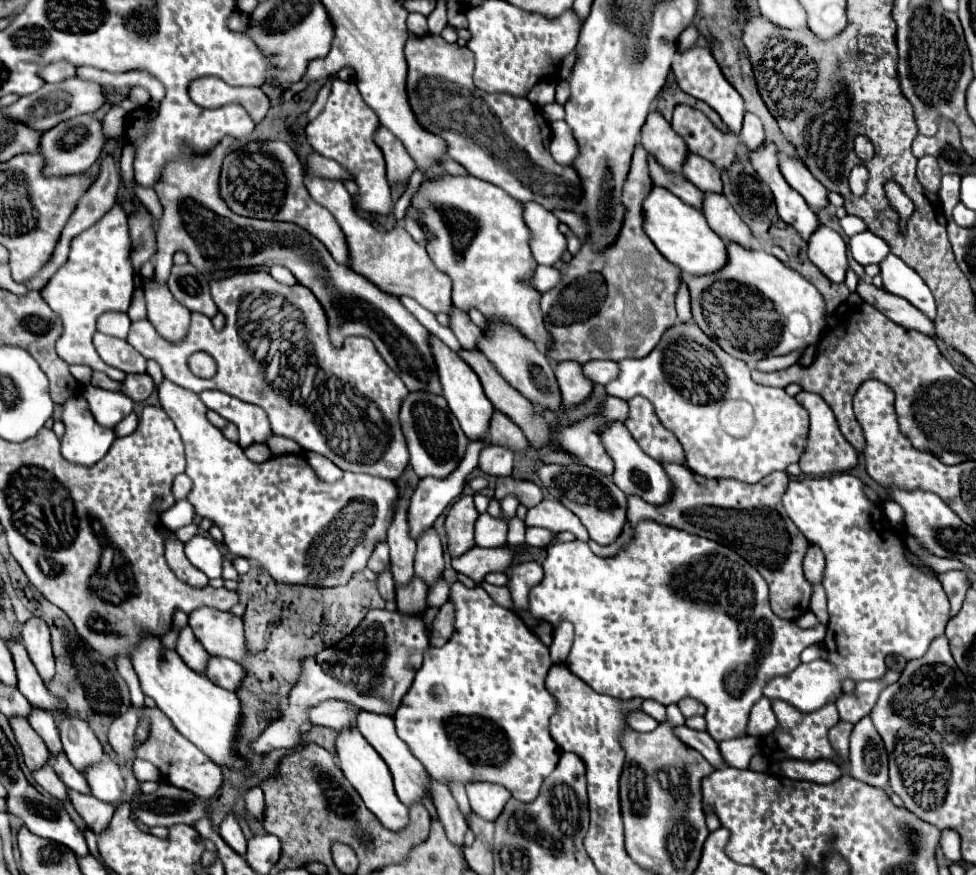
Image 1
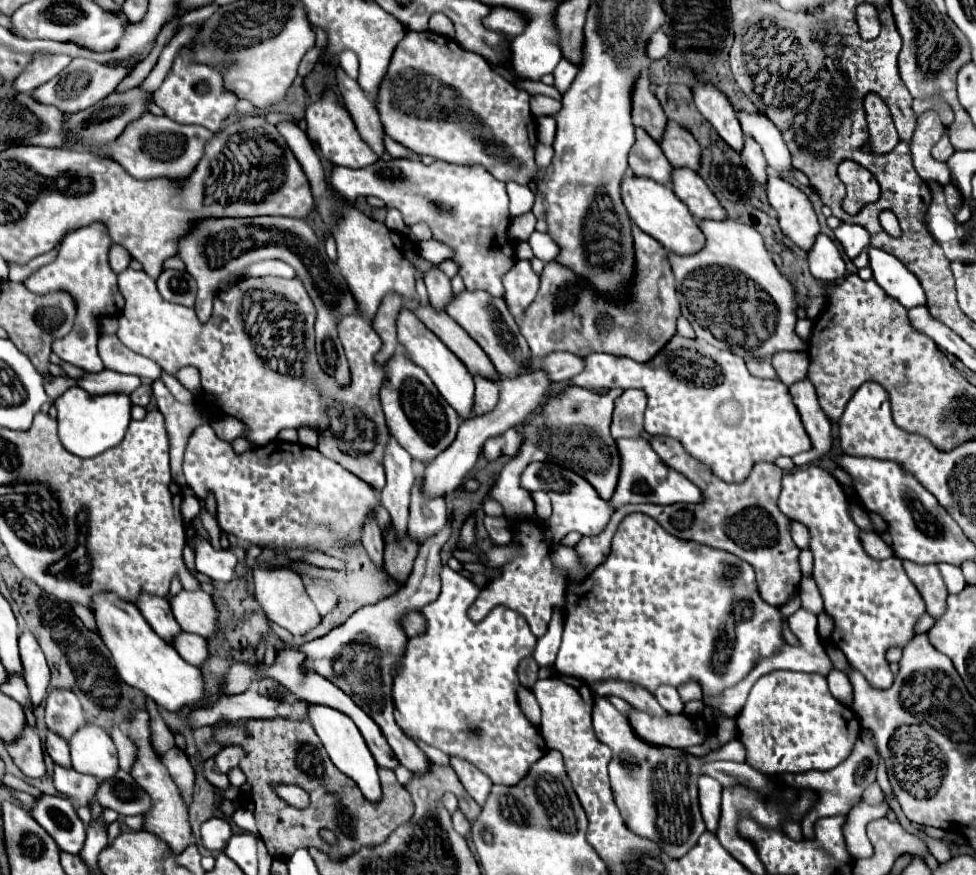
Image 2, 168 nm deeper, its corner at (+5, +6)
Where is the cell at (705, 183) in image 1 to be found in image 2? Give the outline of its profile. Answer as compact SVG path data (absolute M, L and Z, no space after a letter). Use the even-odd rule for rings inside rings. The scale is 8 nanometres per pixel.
M668 121L666 131L660 139L660 149L666 155L666 159L672 163L672 167L688 167L692 171L698 171L700 147L696 139L678 123Z

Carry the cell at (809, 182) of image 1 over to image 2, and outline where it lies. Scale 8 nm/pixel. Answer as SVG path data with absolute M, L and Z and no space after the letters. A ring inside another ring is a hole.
M736 111L738 115L738 121L742 125L742 131L746 137L752 137L764 151L766 155L766 161L768 165L790 177L790 169L792 169L792 159L790 159L790 153L786 149L786 143L782 139L782 133L778 131L778 127L766 119L766 115L762 113L748 113L748 111Z

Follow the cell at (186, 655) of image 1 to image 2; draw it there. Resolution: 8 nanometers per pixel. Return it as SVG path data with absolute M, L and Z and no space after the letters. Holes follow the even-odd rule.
M142 591L142 595L138 595L136 605L140 607L142 615L146 615L146 621L150 623L150 627L154 627L154 631L158 635L162 635L162 639L166 639L166 643L170 643L174 639L174 635L180 633L180 625L176 623L166 597L158 599L158 597L146 595L146 591Z

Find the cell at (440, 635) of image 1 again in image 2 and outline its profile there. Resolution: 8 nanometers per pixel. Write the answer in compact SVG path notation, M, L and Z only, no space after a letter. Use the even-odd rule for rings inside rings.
M410 611L410 613L406 613L406 615L400 619L400 625L404 627L406 637L422 635L422 633L424 633L424 629L426 629L424 617L422 617L418 611Z

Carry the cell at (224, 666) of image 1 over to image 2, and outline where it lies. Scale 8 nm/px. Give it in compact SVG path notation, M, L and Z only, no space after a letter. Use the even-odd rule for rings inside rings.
M182 631L182 635L178 635L178 639L174 639L172 647L178 651L178 655L182 655L182 659L186 659L192 665L200 665L208 659L208 649L206 649L206 639L202 639L200 635L190 635L186 631Z

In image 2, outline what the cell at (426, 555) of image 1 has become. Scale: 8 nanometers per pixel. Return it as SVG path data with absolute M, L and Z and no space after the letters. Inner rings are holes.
M422 475L416 477L410 495L410 519L408 519L408 533L412 539L422 543L424 539L432 537L434 531L438 533L448 521L446 499L444 495L426 499L422 495Z

